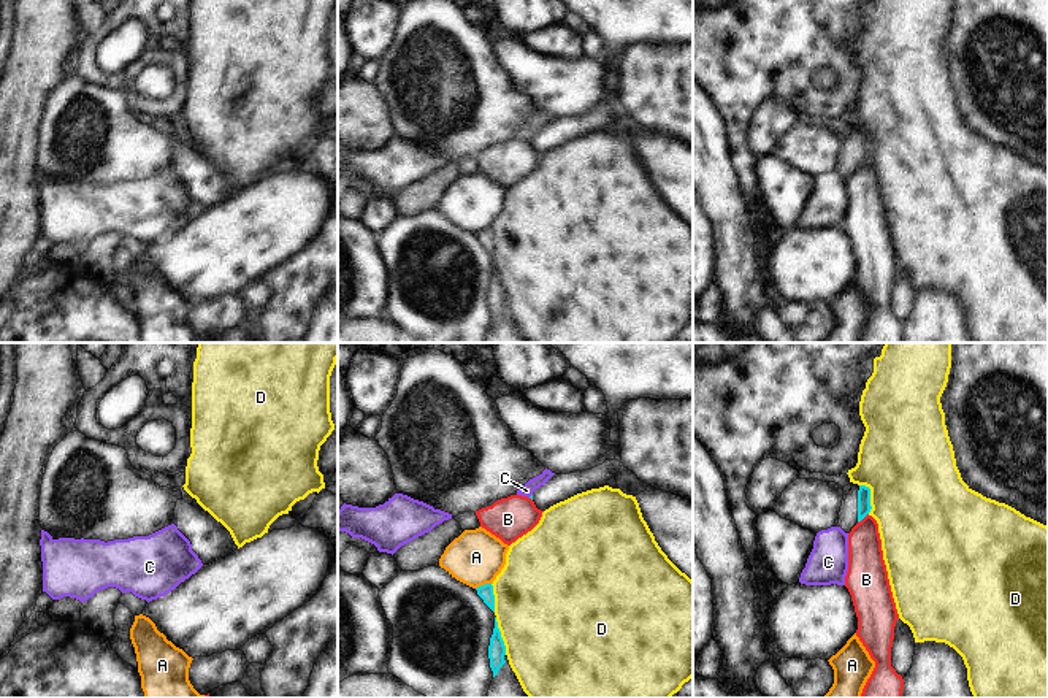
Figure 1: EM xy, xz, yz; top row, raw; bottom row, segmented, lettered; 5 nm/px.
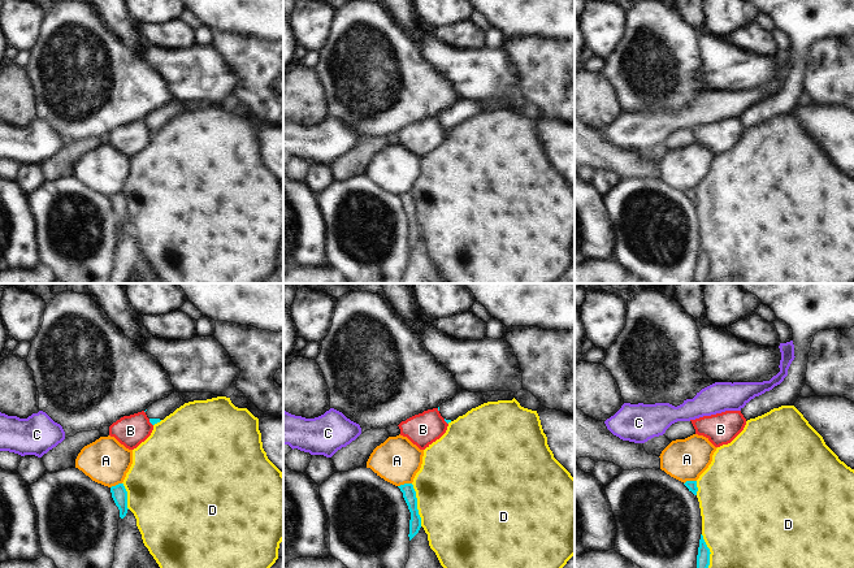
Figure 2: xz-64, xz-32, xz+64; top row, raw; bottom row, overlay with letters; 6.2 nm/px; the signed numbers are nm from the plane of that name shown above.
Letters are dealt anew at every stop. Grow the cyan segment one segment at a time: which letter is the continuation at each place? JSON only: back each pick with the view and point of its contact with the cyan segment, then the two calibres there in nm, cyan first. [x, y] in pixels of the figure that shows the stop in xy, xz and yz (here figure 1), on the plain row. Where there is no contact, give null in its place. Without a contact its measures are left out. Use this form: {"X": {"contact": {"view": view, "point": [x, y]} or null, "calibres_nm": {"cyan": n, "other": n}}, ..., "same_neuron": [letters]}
{"same_neuron": []}

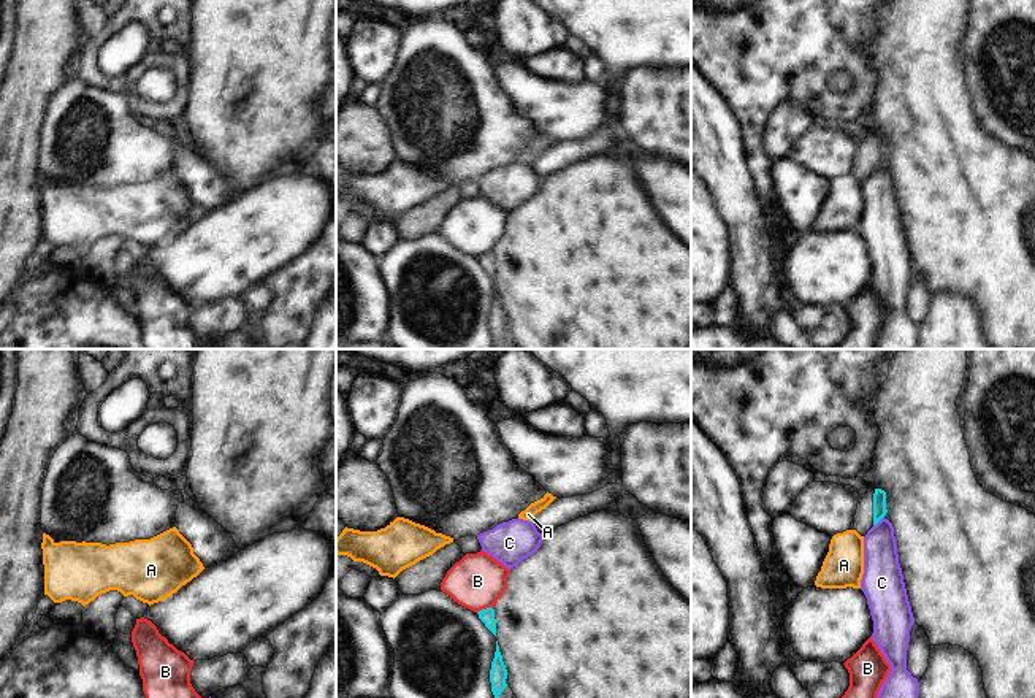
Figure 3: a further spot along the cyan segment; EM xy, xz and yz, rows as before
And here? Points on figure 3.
{"same_neuron": []}

